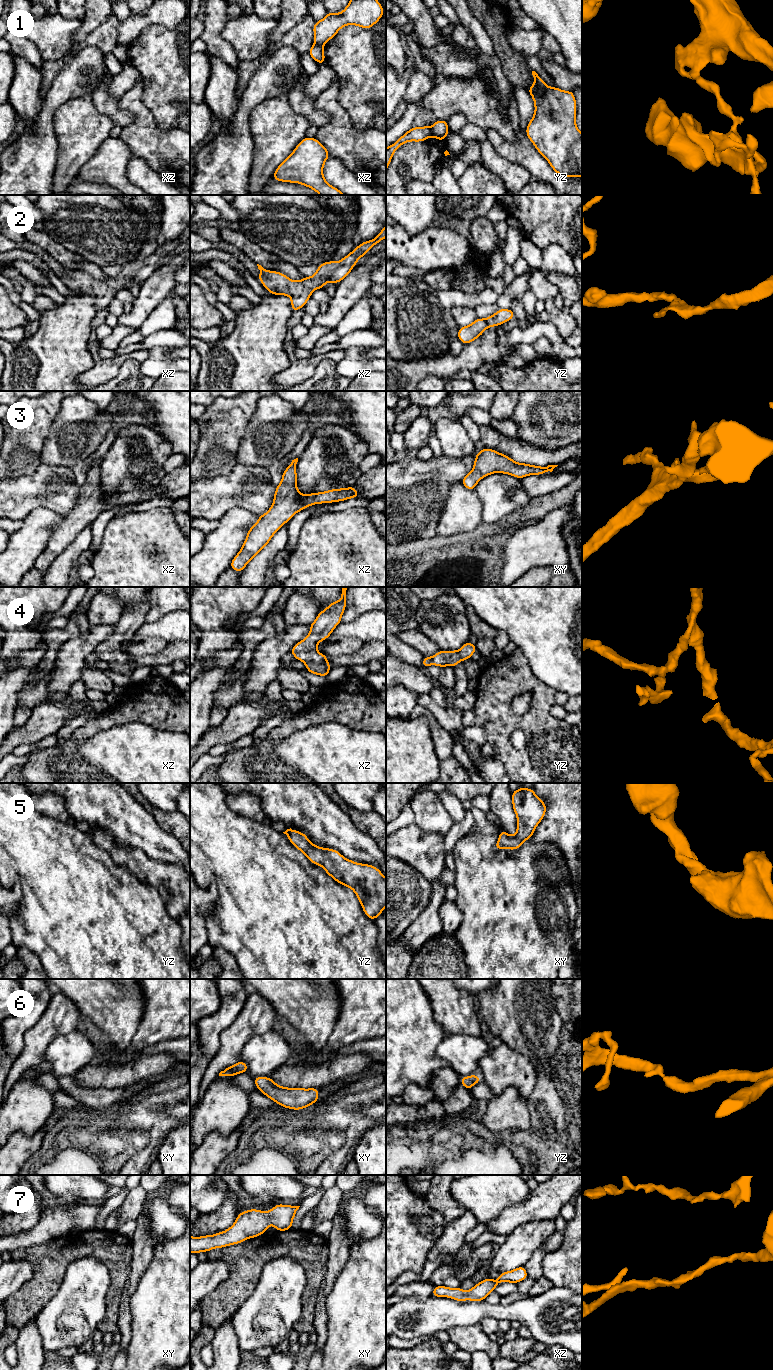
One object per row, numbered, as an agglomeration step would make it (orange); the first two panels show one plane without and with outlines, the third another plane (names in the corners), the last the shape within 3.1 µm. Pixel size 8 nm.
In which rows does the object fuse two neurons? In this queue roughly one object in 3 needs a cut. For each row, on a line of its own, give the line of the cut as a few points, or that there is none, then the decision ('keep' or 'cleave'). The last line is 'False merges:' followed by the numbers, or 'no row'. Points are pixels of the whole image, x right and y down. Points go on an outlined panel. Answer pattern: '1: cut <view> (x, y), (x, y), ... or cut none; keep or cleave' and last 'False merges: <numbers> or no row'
1: cut yz (430, 127), (431, 135); cleave
2: cut none; keep
3: cut none; keep
4: cut none; keep
5: cut none; keep
6: cut none; keep
7: cut none; keep
False merges: 1

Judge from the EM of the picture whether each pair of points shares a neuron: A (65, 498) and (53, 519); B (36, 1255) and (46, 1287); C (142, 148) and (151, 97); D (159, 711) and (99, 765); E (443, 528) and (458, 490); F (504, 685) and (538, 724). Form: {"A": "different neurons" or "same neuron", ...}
{"A": "different neurons", "B": "same neuron", "C": "different neurons", "D": "different neurons", "E": "same neuron", "F": "same neuron"}

